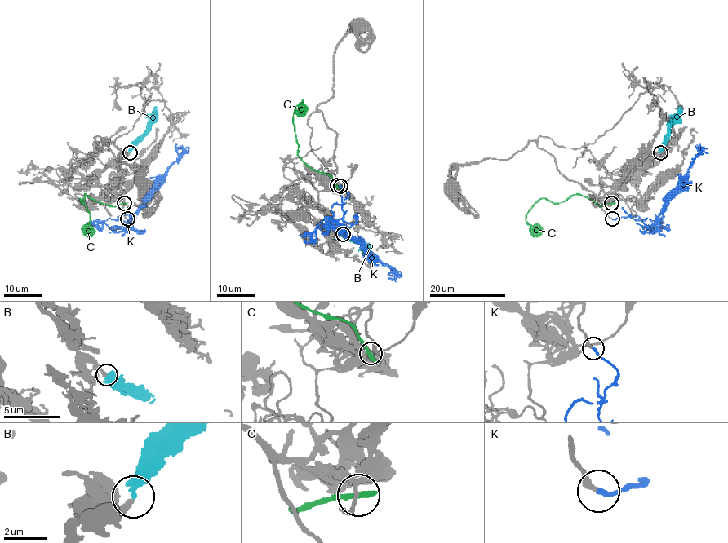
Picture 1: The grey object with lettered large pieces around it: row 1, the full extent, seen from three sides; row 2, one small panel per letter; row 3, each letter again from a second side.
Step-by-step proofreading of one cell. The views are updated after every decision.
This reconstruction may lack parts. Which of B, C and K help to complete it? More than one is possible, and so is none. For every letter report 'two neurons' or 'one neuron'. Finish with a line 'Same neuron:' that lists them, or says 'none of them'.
B: two neurons
C: two neurons
K: one neuron
Same neuron: K

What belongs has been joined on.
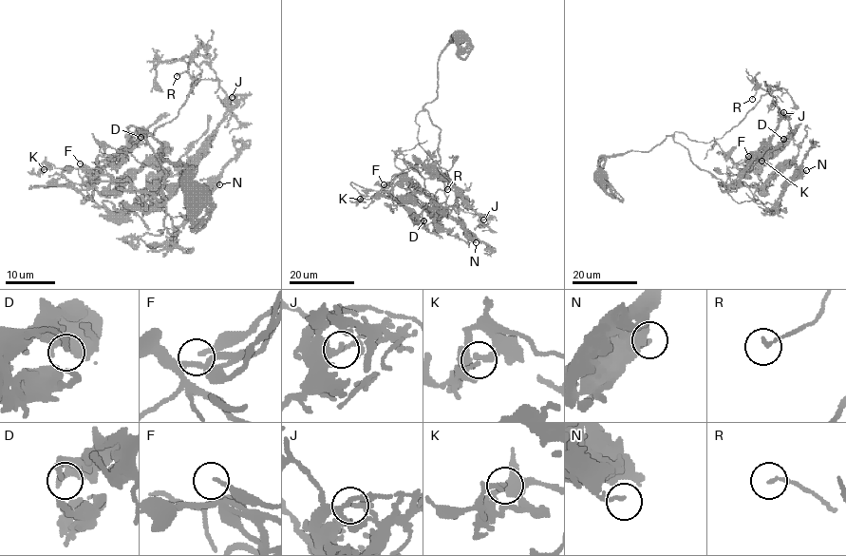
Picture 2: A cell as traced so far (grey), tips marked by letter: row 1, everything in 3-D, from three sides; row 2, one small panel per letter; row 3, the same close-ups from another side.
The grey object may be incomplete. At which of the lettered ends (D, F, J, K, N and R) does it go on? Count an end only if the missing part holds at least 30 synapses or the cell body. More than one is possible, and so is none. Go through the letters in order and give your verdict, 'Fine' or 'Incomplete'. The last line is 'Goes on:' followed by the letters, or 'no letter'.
D: Fine
F: Incomplete
J: Fine
K: Fine
N: Fine
R: Fine
Goes on: F

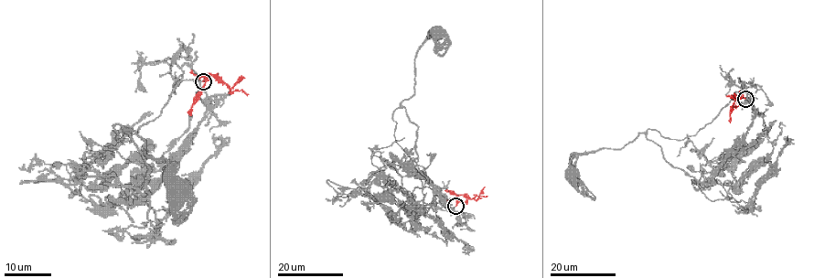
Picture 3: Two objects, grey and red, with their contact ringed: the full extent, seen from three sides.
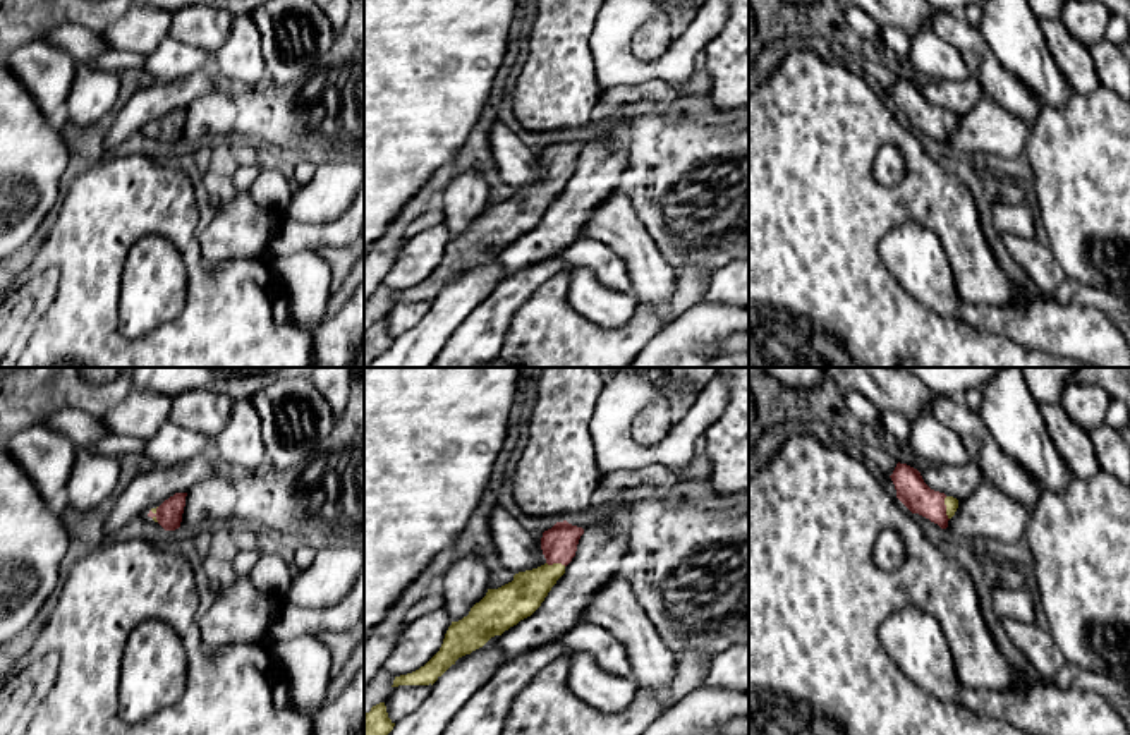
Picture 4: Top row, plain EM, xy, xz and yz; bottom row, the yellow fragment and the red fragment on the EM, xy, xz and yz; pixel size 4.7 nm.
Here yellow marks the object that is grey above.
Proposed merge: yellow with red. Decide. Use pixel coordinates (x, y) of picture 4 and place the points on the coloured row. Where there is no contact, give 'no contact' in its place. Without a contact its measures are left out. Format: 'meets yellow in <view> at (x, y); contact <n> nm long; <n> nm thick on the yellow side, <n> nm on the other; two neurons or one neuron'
meets yellow in yz at (947, 509); contact 110 nm long; 60 nm thick on the yellow side, 150 nm on the other; one neuron

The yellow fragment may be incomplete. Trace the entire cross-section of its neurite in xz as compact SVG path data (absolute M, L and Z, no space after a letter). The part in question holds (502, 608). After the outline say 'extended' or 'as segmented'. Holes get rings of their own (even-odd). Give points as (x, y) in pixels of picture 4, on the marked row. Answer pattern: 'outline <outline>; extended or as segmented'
outline M567 520L556 522L544 531L541 550L546 563L515 574L512 582L498 589L488 589L486 596L471 608L467 617L452 622L440 651L419 670L395 677L392 687L433 685L459 658L471 654L491 637L501 635L520 620L531 617L565 574L565 567L575 556L582 534L582 527Z; extended

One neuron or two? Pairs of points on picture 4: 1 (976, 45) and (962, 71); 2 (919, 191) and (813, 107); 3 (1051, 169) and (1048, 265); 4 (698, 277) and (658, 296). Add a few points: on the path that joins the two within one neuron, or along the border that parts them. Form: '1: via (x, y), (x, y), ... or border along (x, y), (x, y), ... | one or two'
1: border along (938, 35), (959, 50), (972, 76) | two
2: via (886, 196), (876, 196), (820, 139) | one
3: border along (1048, 244), (1067, 277) | two
4: border along (677, 270), (668, 304), (668, 311), (674, 316) | two

